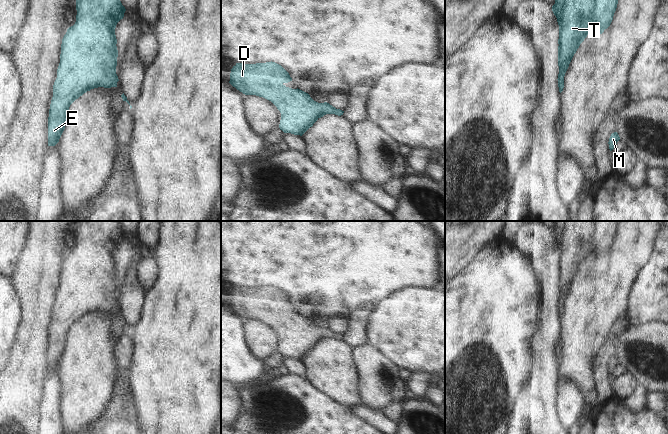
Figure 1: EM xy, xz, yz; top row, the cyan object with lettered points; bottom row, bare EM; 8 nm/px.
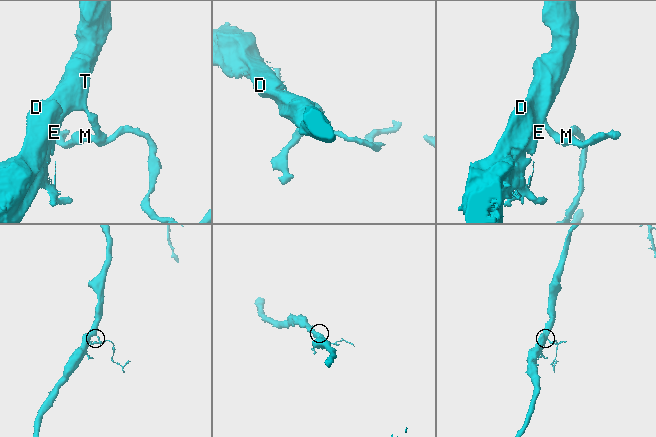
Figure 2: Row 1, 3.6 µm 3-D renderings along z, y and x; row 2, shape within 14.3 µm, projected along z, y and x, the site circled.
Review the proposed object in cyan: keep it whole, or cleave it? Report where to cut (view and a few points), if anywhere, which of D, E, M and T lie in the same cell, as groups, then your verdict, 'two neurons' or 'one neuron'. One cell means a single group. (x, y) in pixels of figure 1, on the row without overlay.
cut none; groups D E M T; one neuron

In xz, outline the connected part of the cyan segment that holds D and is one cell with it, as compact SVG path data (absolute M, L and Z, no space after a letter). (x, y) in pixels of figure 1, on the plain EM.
M275 286L242 288L231 293L229 307L245 319L256 319L271 325L281 337L279 348L284 357L302 360L326 338L343 339L327 326L318 327L300 313L284 308L292 305L289 297Z

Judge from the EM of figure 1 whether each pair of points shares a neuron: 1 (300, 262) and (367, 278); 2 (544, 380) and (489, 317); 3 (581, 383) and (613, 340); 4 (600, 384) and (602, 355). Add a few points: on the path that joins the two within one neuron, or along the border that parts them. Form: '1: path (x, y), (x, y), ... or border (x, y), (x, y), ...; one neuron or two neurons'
1: path (317, 262), (350, 262); one neuron
2: border (532, 342), (532, 373), (523, 388); two neurons
3: border (603, 346), (597, 353), (593, 364), (595, 390); two neurons
4: path (601, 377), (601, 362); one neuron

